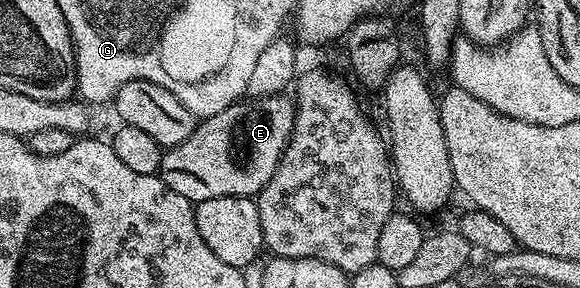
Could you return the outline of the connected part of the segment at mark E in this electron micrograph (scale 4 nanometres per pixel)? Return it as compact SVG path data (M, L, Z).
M282 93L246 98L220 110L220 114L199 119L192 134L188 134L184 142L163 151L157 175L161 176L164 186L168 186L168 190L176 190L176 194L184 194L184 198L191 202L225 196L257 197L275 173L294 128L295 101L288 97L289 95Z

